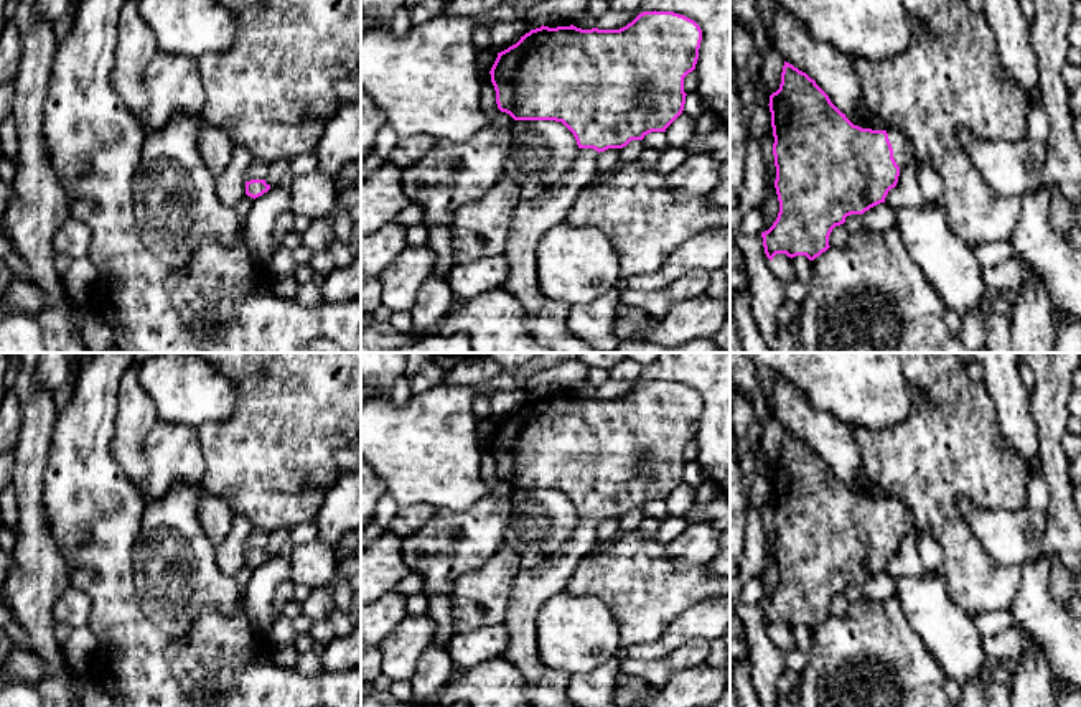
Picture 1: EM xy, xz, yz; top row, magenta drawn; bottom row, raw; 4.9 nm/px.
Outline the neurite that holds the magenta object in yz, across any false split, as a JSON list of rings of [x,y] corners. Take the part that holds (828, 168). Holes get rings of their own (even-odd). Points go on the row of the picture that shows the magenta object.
[[[786,61],[779,89],[770,96],[768,105],[774,137],[774,188],[779,201],[776,221],[761,232],[770,260],[776,254],[791,259],[806,255],[814,260],[831,247],[832,229],[844,224],[847,216],[863,214],[885,203],[888,191],[898,183],[903,165],[923,165],[901,132],[854,125],[814,79]]]

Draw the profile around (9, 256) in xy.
[[[0,222],[0,260],[10,269],[12,274],[31,280],[30,269],[21,255],[7,241]]]

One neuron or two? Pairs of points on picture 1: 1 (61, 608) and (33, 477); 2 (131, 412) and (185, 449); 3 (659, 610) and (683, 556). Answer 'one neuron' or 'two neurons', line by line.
1: two neurons
2: two neurons
3: two neurons

